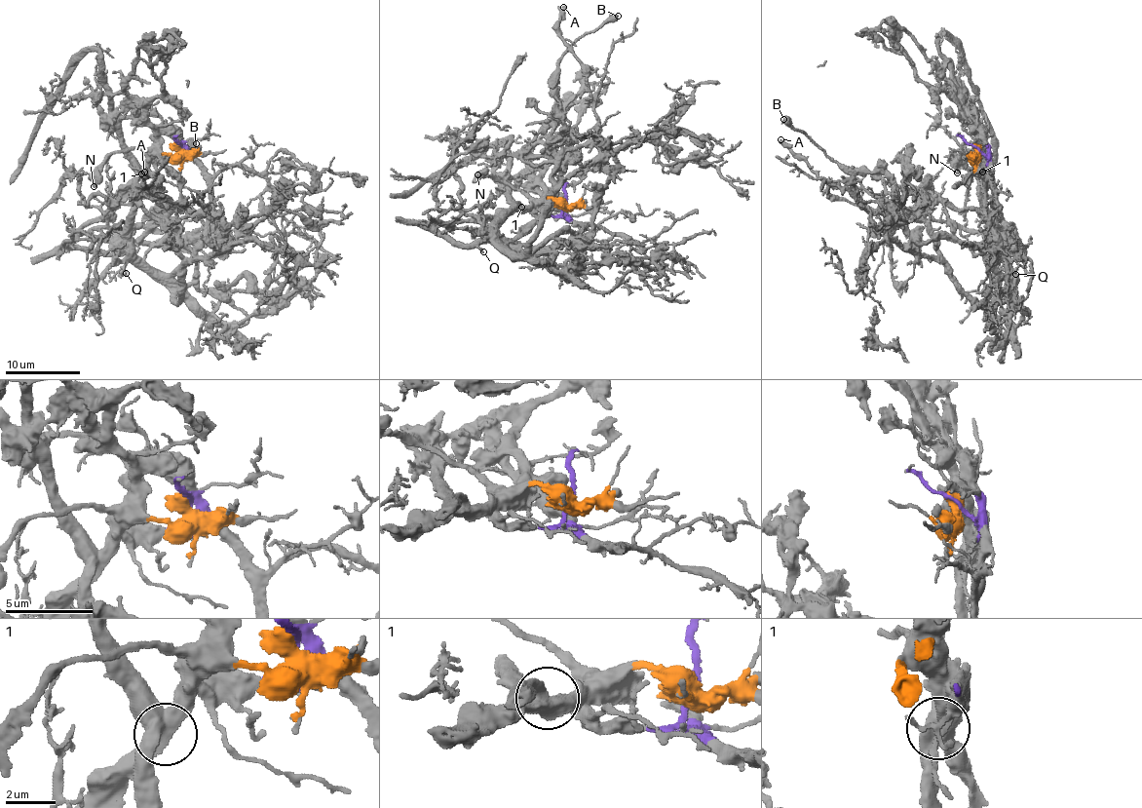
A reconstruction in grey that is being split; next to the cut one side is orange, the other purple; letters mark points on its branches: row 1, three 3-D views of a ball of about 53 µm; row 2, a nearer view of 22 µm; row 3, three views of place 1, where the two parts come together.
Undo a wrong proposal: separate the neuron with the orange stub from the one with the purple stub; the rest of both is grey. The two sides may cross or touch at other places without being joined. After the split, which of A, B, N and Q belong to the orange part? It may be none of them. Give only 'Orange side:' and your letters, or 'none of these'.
Orange side: B, N

